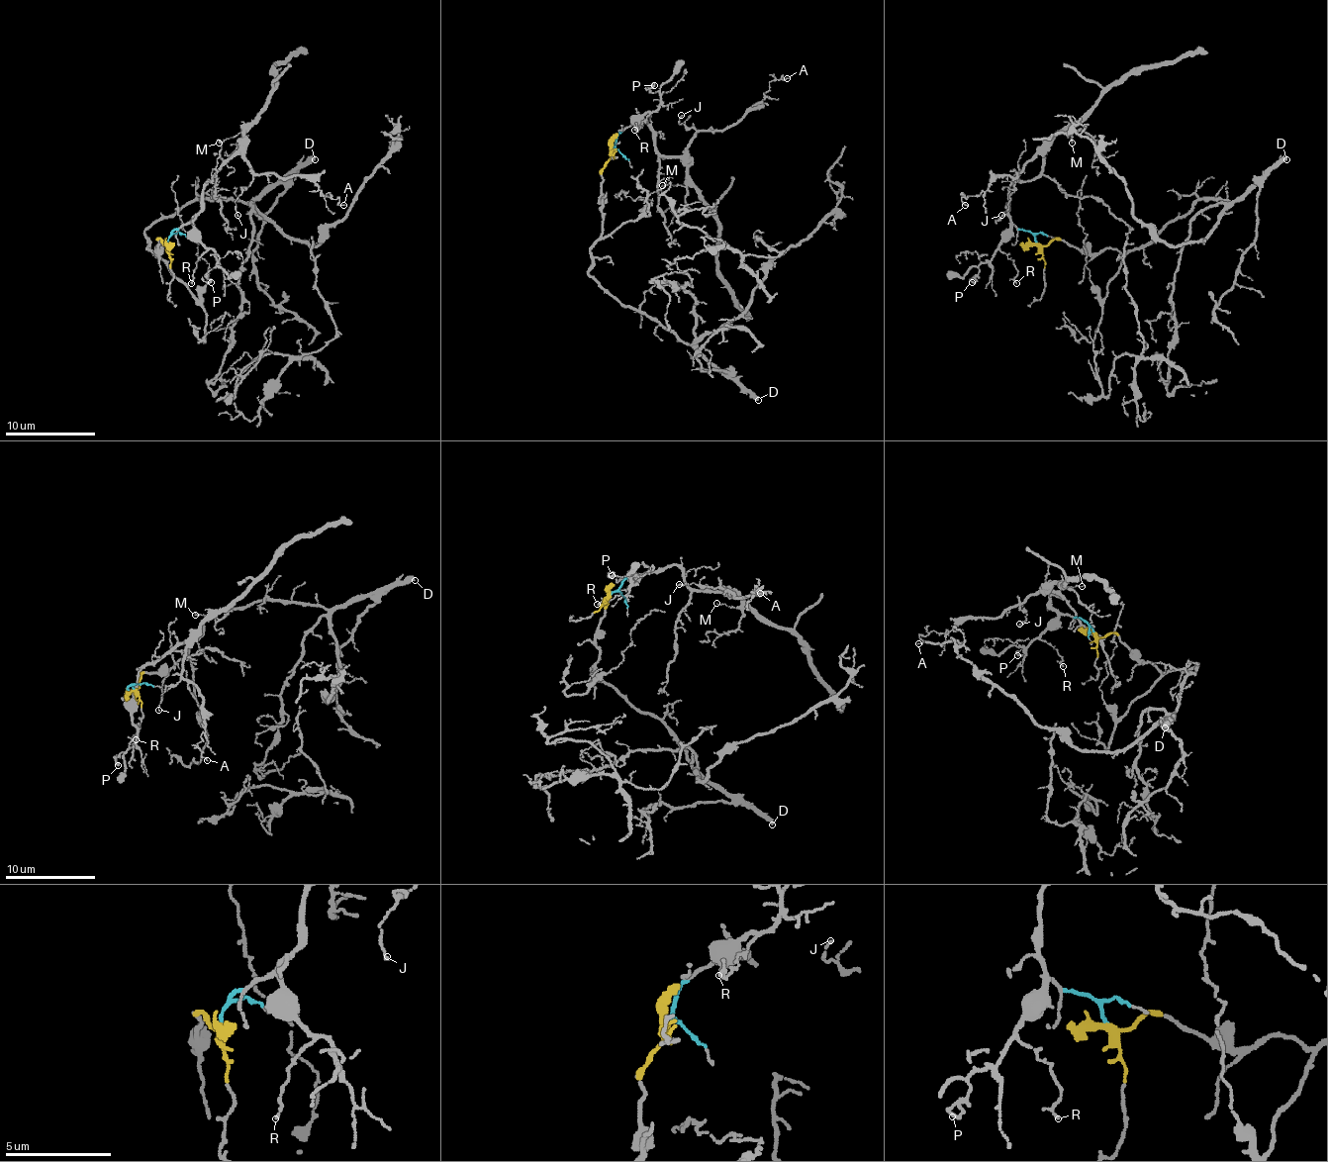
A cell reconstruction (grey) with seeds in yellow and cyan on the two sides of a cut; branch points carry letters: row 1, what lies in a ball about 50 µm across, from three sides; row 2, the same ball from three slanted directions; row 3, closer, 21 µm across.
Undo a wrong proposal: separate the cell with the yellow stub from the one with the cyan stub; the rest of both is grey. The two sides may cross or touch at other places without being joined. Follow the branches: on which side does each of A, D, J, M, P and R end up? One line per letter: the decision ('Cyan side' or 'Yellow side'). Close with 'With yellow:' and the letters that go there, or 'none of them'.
A: Cyan side
D: Yellow side
J: Cyan side
M: Cyan side
P: Cyan side
R: Cyan side
With yellow: D

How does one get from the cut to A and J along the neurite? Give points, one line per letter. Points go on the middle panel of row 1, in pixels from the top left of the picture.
A: (610, 150), (616, 137), (643, 121), (662, 155), (677, 155), (700, 131), (729, 128), (772, 81), (788, 78)
J: (610, 150), (616, 137), (643, 121), (662, 155), (677, 155), (696, 131), (677, 124), (682, 115)

